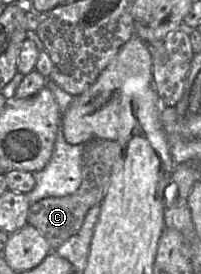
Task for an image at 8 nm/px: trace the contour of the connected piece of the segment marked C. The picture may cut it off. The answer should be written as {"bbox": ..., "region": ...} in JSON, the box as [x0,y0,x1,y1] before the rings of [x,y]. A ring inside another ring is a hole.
{"bbox":[27,140,120,251],"region":[[[91,140],[84,144],[80,187],[65,197],[47,197],[31,204],[27,223],[35,227],[55,251],[82,227],[87,212],[96,205],[101,205],[108,192],[114,163],[120,153],[120,145],[113,140]]]}

